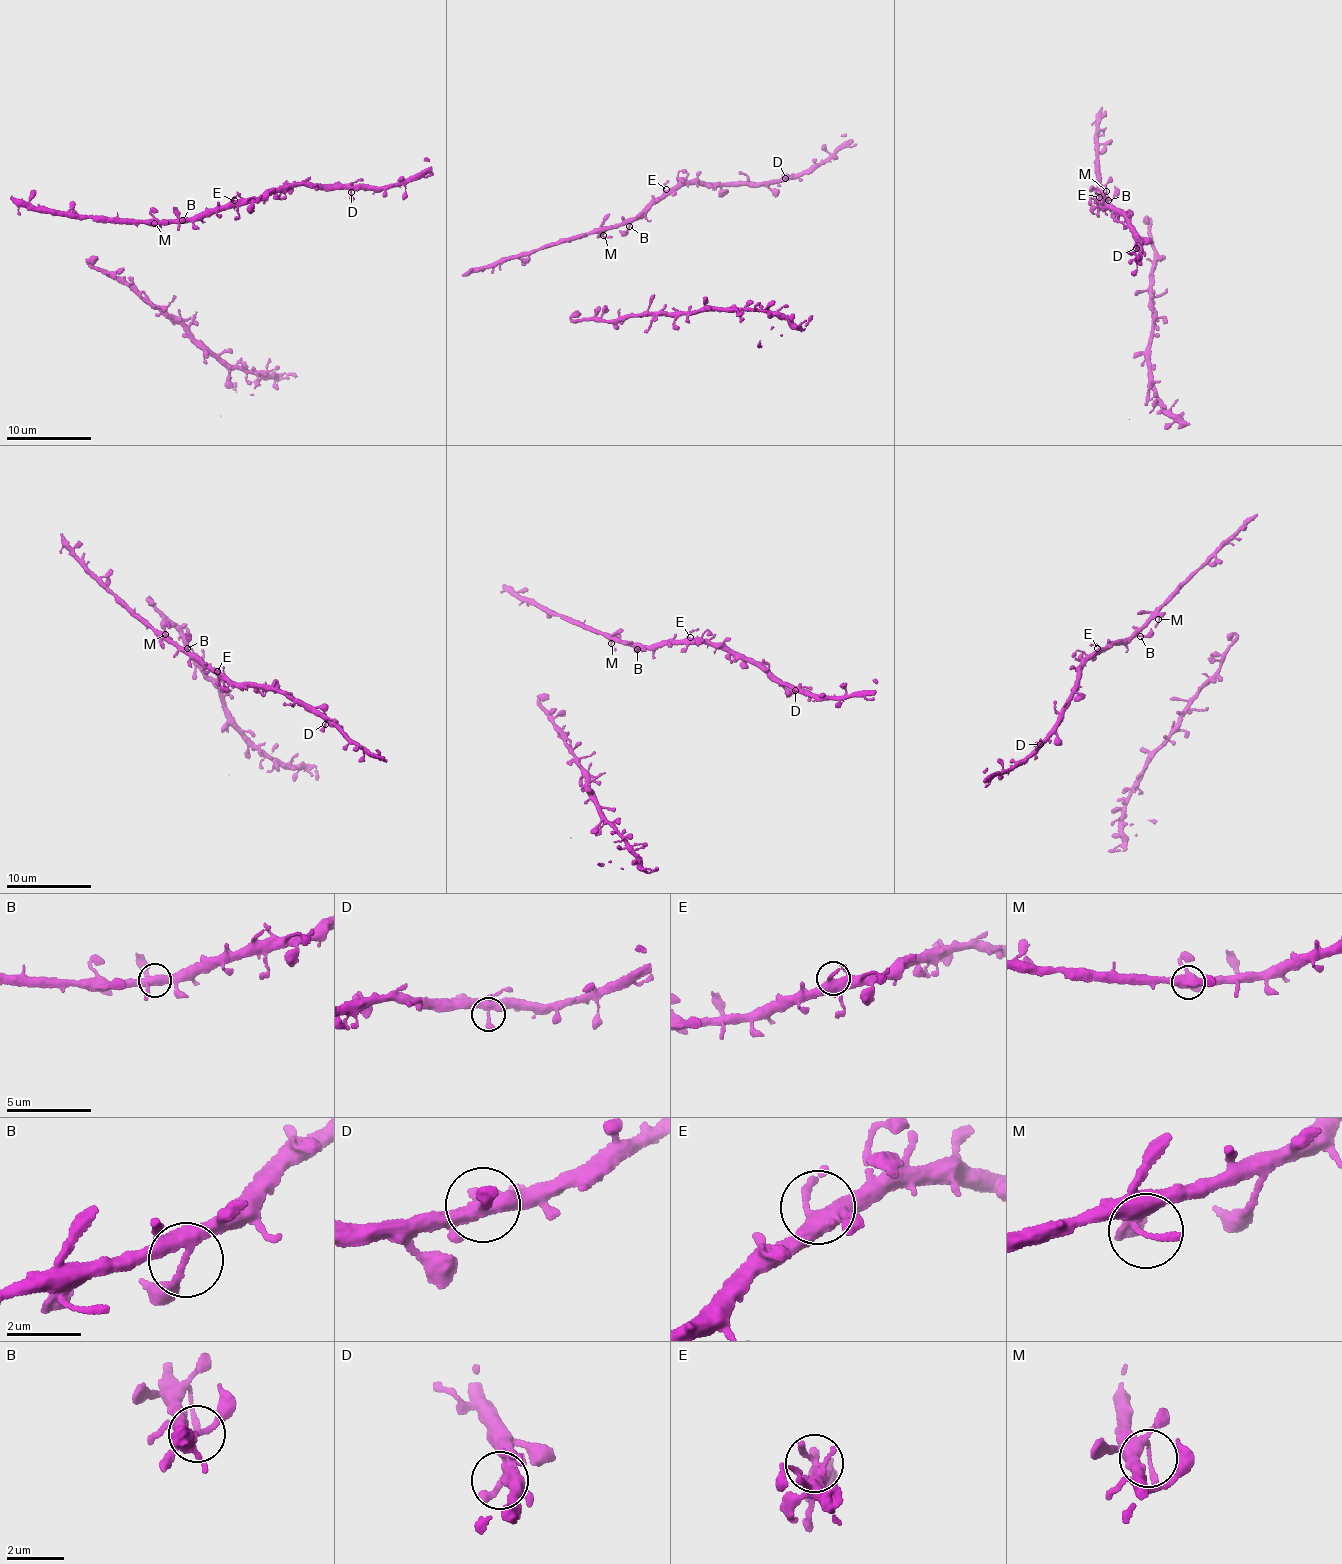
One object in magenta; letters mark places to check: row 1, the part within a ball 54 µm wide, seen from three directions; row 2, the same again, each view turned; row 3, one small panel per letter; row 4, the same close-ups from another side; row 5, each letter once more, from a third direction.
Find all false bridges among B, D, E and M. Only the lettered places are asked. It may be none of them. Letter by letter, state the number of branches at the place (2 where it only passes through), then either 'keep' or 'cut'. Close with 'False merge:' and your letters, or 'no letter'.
B: 4 | keep
D: 3 | keep
E: 5 | keep
M: 2 | keep
False merge: no letter

